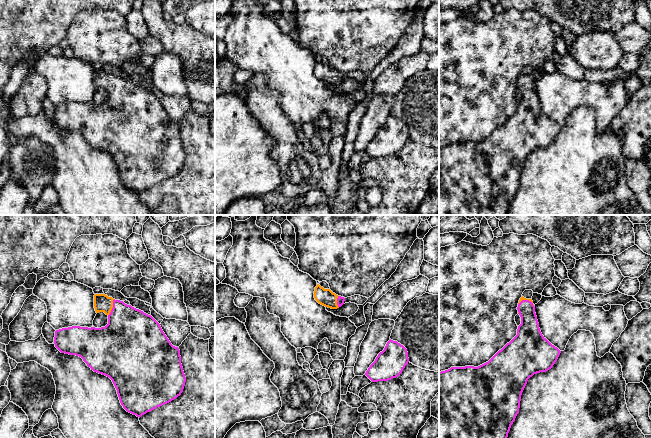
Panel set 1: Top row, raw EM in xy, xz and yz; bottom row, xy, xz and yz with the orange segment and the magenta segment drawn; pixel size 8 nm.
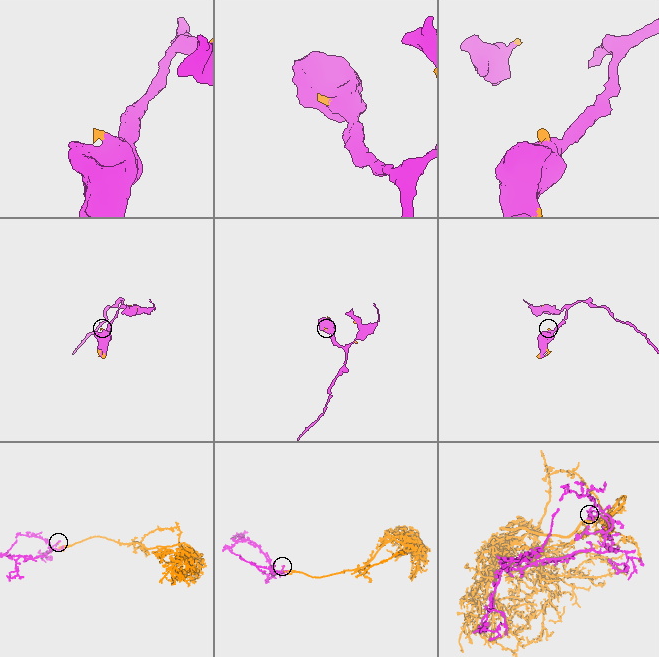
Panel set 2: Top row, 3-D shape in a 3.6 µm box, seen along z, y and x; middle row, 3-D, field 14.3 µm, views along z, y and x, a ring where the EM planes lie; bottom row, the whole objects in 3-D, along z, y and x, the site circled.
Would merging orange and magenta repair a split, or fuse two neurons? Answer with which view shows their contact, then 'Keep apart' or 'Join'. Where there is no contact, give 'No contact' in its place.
Touches orange in xy. Join

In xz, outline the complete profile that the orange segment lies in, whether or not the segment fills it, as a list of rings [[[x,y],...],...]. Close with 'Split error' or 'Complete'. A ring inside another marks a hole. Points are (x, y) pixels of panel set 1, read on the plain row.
[[[319,60],[315,63],[314,74],[319,80],[331,85],[341,83],[345,77],[344,73],[336,71],[330,65],[324,65]]]. Split error

